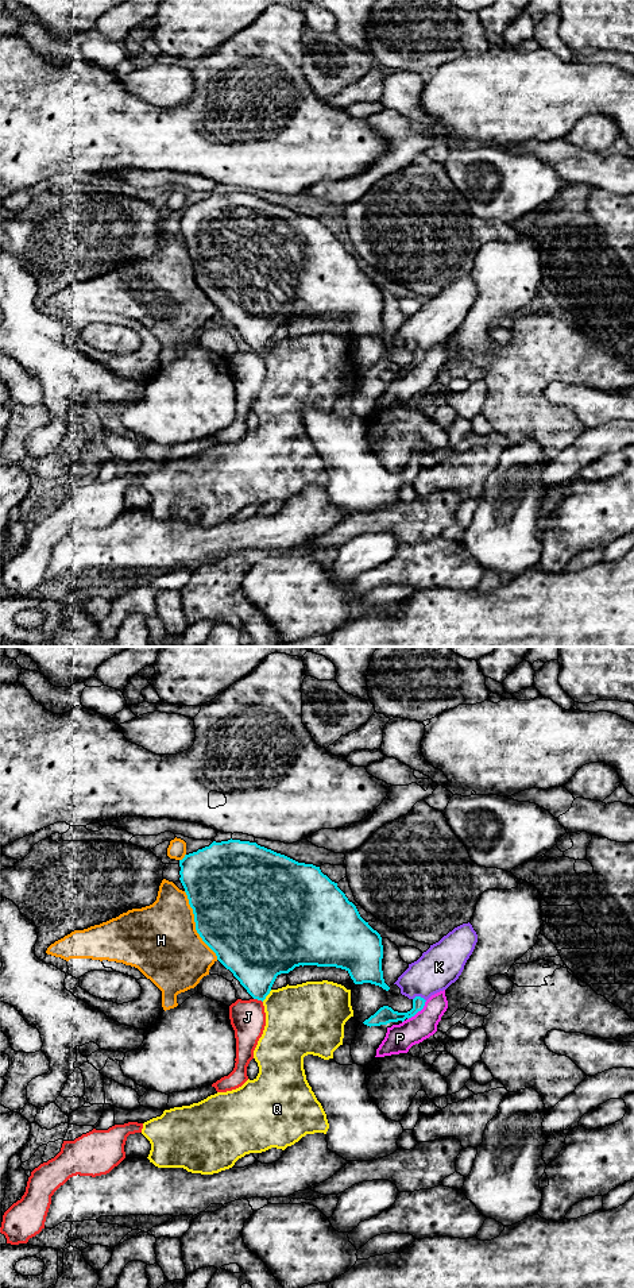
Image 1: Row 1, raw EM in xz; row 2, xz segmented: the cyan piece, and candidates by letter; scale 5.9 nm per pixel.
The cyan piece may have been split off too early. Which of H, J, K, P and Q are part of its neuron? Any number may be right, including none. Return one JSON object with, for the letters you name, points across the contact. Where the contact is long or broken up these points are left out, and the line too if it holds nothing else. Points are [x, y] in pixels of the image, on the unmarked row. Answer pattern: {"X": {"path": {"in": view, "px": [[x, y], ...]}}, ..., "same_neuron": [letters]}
{"J": {"path": {"in": "xz", "px": [[255, 309], [258, 351], [247, 369]]}}, "same_neuron": ["J"]}

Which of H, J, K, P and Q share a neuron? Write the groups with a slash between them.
H / J / K / P / Q

